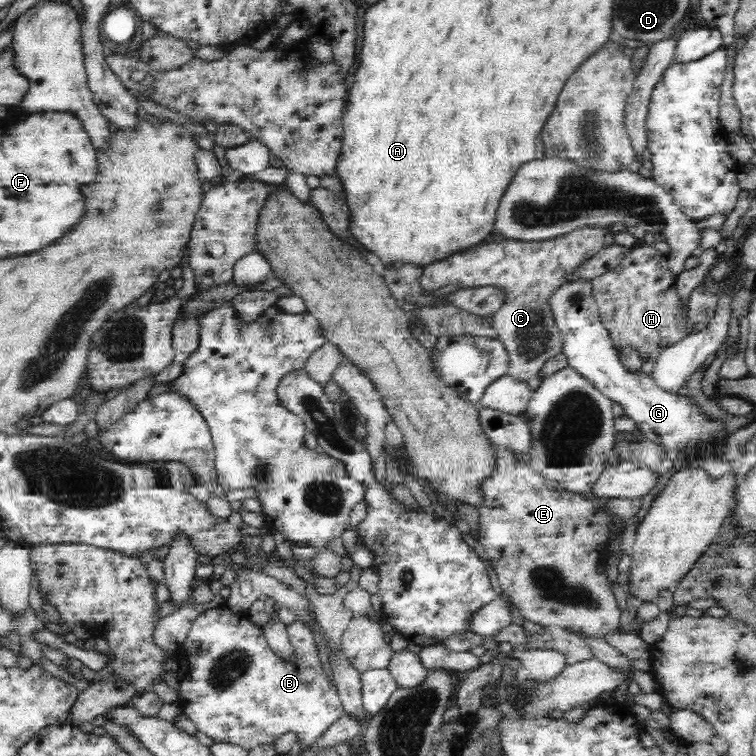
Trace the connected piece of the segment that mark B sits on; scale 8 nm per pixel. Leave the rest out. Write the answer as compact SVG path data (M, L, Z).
M224 605L212 610L206 610L206 612L202 612L202 614L196 618L188 631L186 641L179 646L176 652L177 660L179 661L179 672L177 674L178 680L180 681L179 699L181 700L182 709L186 713L186 716L196 725L197 730L216 739L216 742L238 744L248 750L259 744L272 744L276 742L282 734L290 731L295 732L297 738L300 739L301 753L306 753L306 750L310 750L310 748L314 746L314 742L317 742L318 738L320 738L340 716L345 714L337 689L334 688L334 684L328 680L328 674L326 674L326 670L324 670L322 662L320 662L318 646L316 646L316 640L314 640L312 631L303 624L296 621L292 624L290 633L294 646L294 656L288 656L286 660L276 656L268 647L267 639L264 637L263 627L255 625L249 619L249 613L247 611L235 613Z

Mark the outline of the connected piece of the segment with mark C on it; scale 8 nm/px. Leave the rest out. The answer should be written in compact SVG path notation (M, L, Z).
M581 229L553 240L534 242L490 235L481 244L424 266L421 288L436 290L449 284L460 284L464 288L484 285L506 290L509 293L506 303L495 312L492 327L509 358L507 375L526 382L539 375L550 358L562 353L564 338L546 299L556 290L564 275L604 248L606 233L604 229Z

